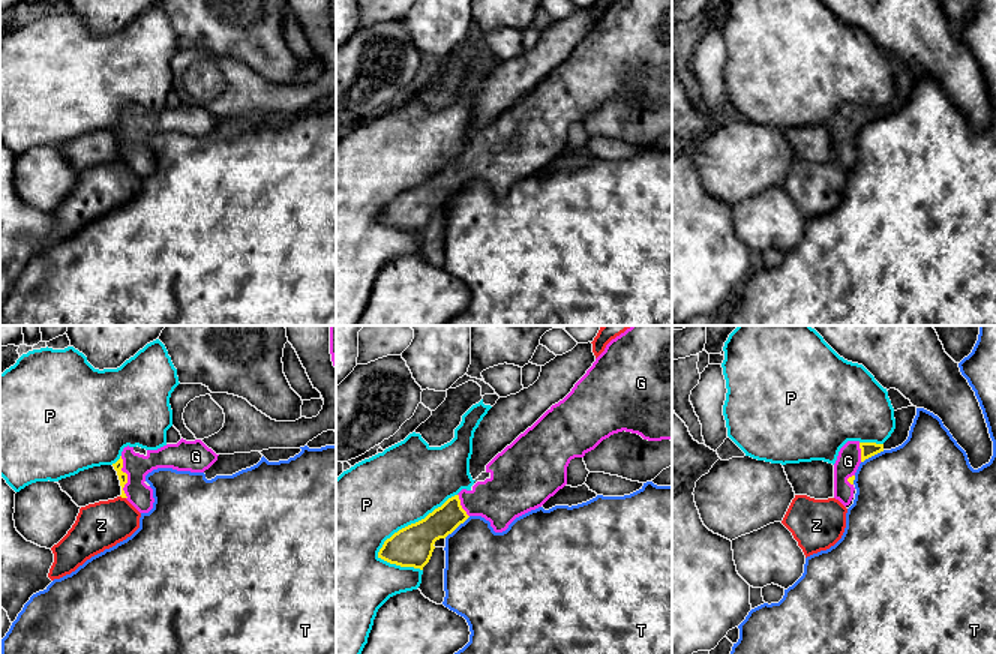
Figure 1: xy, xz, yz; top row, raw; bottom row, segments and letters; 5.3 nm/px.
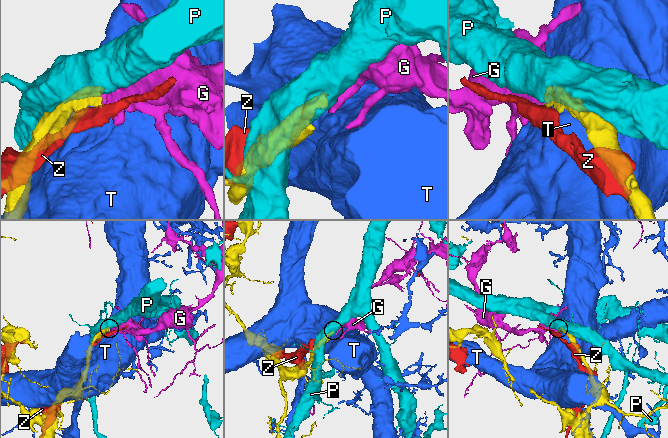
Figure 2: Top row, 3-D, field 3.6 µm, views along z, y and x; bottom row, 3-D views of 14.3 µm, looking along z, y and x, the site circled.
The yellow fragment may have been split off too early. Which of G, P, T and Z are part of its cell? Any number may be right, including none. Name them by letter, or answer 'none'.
G

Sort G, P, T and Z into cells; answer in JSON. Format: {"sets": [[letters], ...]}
{"sets": [["G"], ["P"], ["T"], ["Z"]]}

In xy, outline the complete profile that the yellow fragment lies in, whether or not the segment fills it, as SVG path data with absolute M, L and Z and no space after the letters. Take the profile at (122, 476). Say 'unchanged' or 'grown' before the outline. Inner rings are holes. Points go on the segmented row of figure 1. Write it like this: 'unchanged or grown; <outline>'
grown; M182 438L177 444L147 450L146 456L128 446L120 459L112 464L122 486L120 496L126 498L140 513L148 513L154 502L153 489L144 483L148 472L158 468L204 472L218 460L218 456L201 440Z

